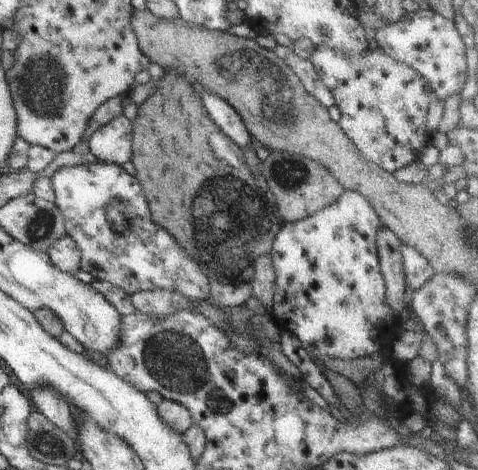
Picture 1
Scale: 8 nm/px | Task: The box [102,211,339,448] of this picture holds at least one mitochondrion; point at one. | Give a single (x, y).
(174, 360)

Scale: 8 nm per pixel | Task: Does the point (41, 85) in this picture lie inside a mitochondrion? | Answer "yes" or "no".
yes

